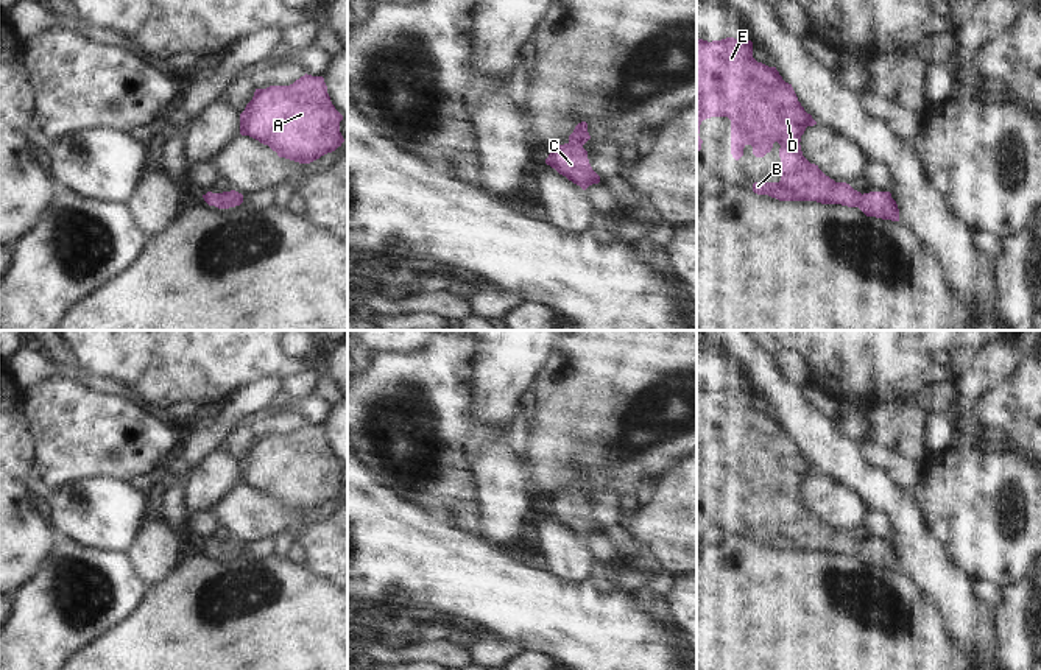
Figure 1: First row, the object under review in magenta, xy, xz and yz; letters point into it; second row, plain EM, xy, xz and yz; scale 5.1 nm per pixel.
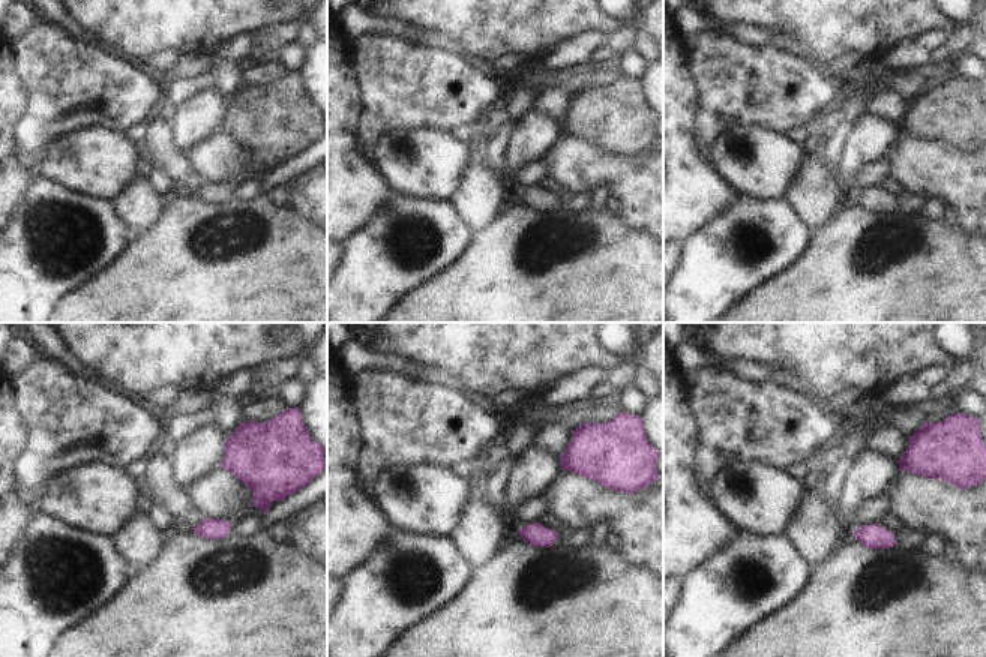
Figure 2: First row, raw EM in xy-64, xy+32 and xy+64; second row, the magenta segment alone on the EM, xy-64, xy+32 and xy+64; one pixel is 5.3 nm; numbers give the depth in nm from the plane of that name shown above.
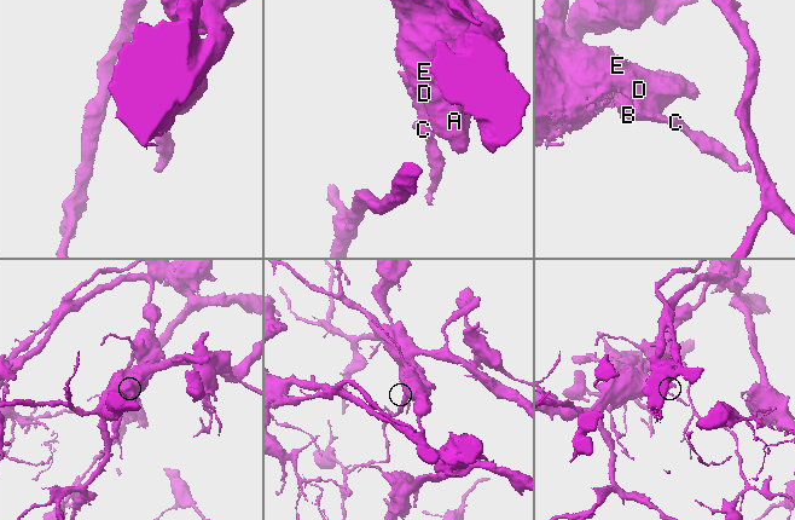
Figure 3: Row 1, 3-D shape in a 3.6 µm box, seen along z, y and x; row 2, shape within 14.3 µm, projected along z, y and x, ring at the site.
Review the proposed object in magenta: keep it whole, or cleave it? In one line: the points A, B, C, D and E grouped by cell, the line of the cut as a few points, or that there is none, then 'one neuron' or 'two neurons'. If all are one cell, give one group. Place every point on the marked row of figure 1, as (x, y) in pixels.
A B C D E; no cut; one neuron

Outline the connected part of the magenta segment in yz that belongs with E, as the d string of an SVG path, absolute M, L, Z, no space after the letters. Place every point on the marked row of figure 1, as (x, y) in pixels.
M697 37L697 151L701 150L700 125L711 117L731 120L731 154L736 160L743 156L746 145L756 157L764 157L778 142L781 157L779 182L754 182L753 192L779 201L817 201L859 207L866 217L899 221L899 209L890 192L860 193L846 182L835 182L818 165L810 164L801 151L801 136L807 126L817 125L804 111L792 84L785 83L776 67L768 67L753 58L753 42L726 37L703 41Z

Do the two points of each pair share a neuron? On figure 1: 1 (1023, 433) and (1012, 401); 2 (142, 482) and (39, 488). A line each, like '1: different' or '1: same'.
1: same
2: different

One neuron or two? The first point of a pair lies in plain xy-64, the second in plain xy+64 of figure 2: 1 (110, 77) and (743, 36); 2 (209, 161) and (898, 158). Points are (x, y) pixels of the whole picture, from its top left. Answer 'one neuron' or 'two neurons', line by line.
1: two neurons
2: one neuron

